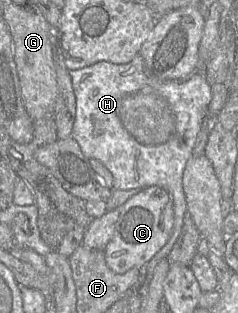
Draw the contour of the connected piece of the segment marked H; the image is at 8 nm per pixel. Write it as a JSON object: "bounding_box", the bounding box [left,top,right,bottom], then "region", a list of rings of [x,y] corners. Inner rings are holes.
{"bounding_box":[70,53,212,290],"region":[[[140,53],[137,54],[134,57],[134,59],[127,64],[114,64],[106,61],[97,62],[91,66],[87,66],[82,69],[78,69],[74,71],[71,70],[70,76],[72,79],[72,85],[76,97],[76,116],[75,116],[75,121],[73,124],[71,136],[77,141],[77,143],[81,148],[81,151],[88,159],[93,158],[99,160],[112,173],[114,178],[112,189],[131,190],[131,189],[138,188],[142,190],[144,188],[148,188],[151,186],[159,186],[168,190],[173,197],[174,226],[173,226],[172,234],[168,239],[168,241],[166,242],[166,244],[162,247],[162,249],[160,249],[149,262],[147,262],[143,267],[140,268],[141,274],[140,274],[139,281],[137,283],[137,287],[135,289],[137,290],[140,285],[149,285],[154,275],[156,266],[159,264],[159,262],[162,259],[168,257],[171,249],[175,245],[182,231],[182,227],[184,224],[184,216],[188,212],[186,195],[183,189],[183,174],[184,174],[186,164],[189,158],[193,154],[193,147],[196,143],[199,130],[202,126],[204,119],[207,116],[208,105],[212,99],[211,87],[207,82],[205,74],[200,70],[194,72],[190,77],[188,77],[185,80],[167,80],[167,81],[159,80],[147,73],[144,59],[140,55]]]}

